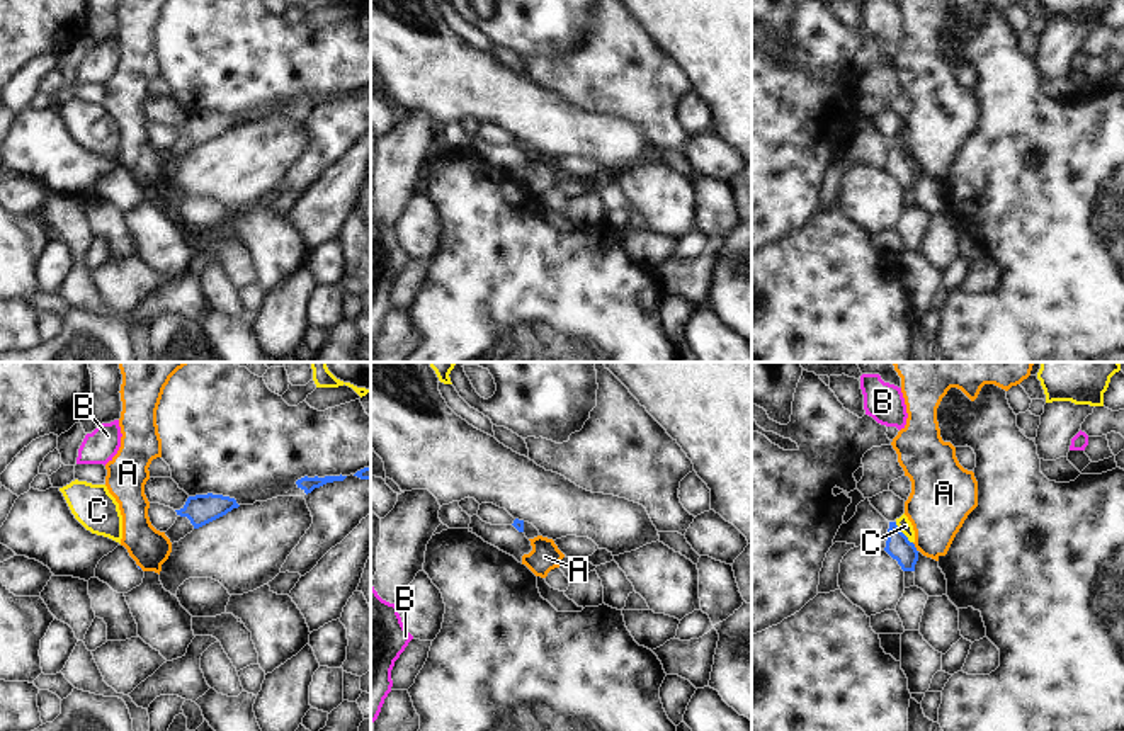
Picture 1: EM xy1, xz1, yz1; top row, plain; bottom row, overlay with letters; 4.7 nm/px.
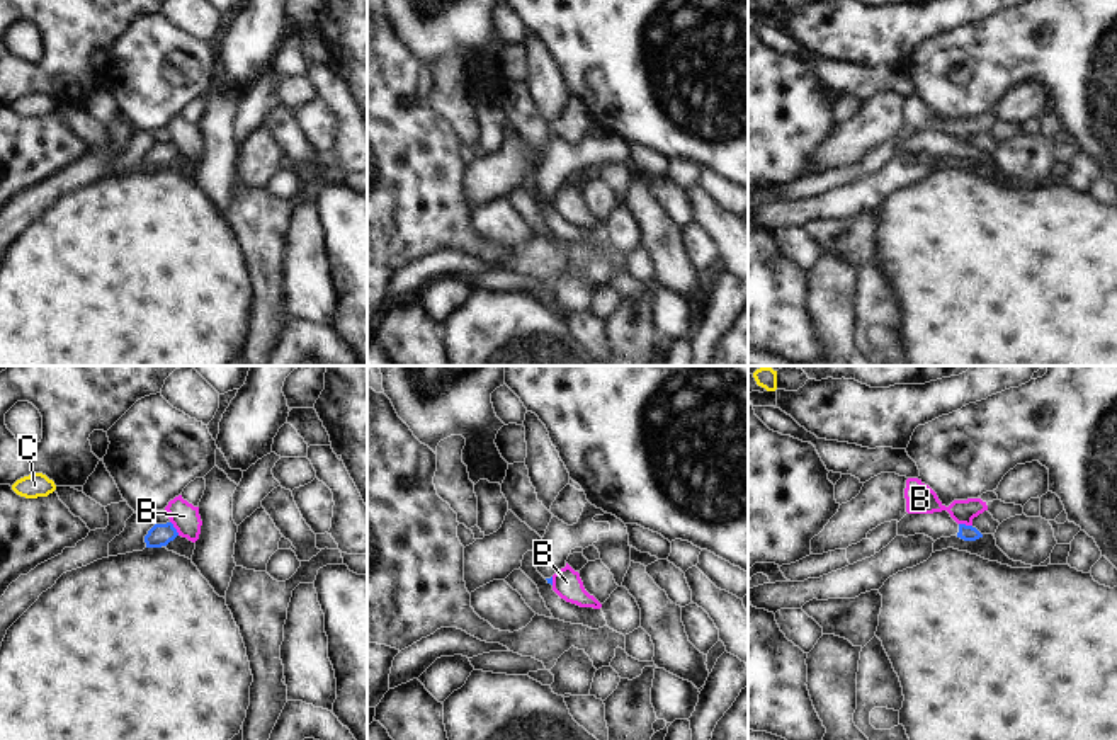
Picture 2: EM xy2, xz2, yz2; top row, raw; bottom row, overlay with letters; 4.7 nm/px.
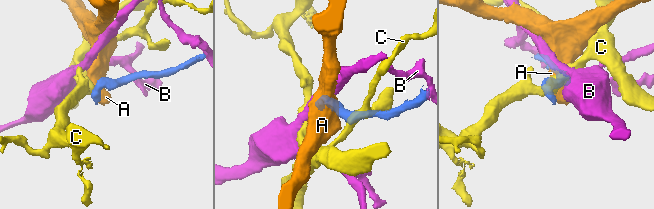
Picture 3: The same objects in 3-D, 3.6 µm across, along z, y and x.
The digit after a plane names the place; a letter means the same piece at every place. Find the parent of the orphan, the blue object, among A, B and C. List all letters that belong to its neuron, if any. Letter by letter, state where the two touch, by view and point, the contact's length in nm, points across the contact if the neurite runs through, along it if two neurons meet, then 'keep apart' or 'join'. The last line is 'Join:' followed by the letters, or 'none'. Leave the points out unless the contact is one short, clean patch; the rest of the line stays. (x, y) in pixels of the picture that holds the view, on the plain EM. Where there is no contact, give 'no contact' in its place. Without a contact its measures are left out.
A: meets blue in yz1 at (915, 167); contact 50 nm long; border along yz1 (912, 162), (917, 170); keep apart
B: meets blue in xy2 at (174, 147); contact 80 nm long; border along xy2 (170, 140), (179, 153); keep apart
C: meets blue in yz1 at (902, 152); contact 130 nm long; border along yz1 (895, 141), (912, 162); keep apart
Join: none

